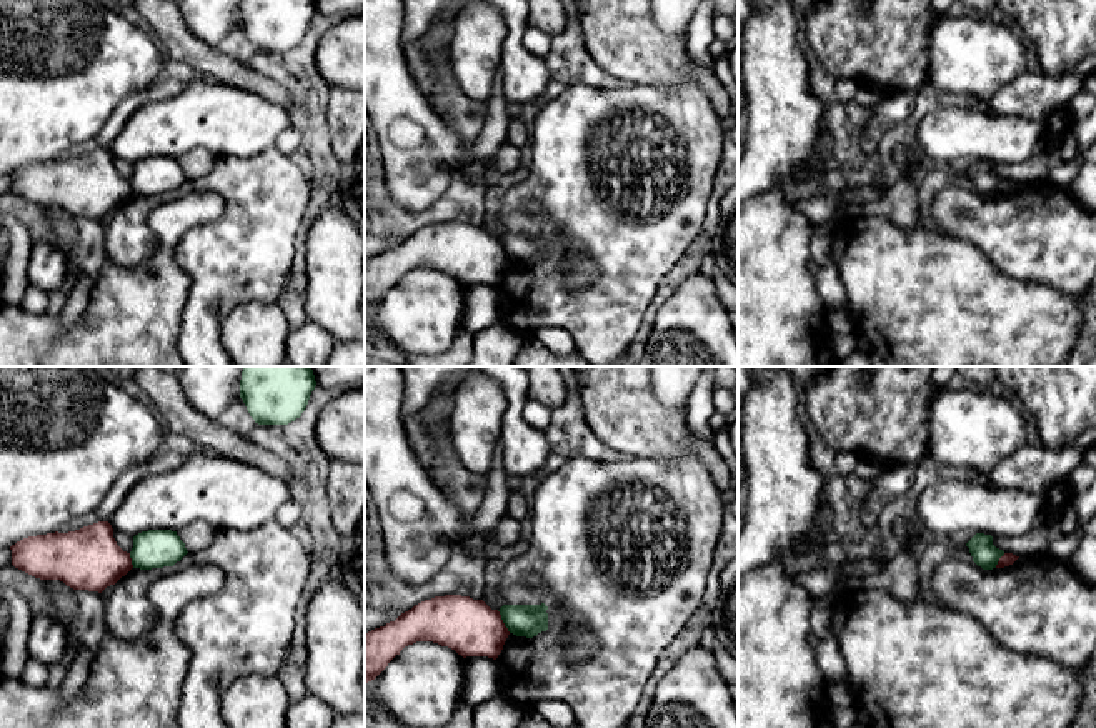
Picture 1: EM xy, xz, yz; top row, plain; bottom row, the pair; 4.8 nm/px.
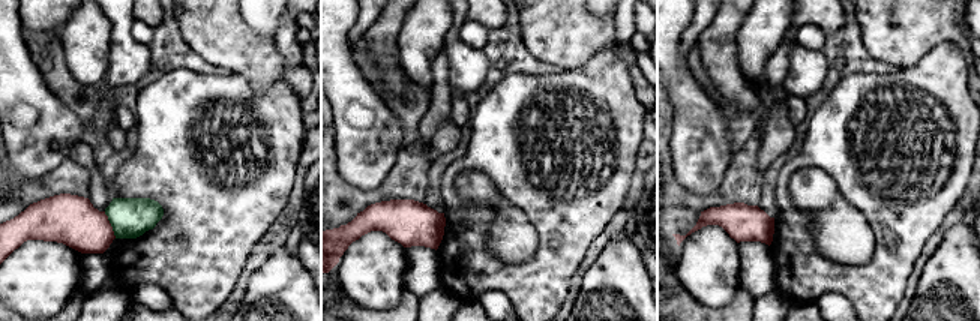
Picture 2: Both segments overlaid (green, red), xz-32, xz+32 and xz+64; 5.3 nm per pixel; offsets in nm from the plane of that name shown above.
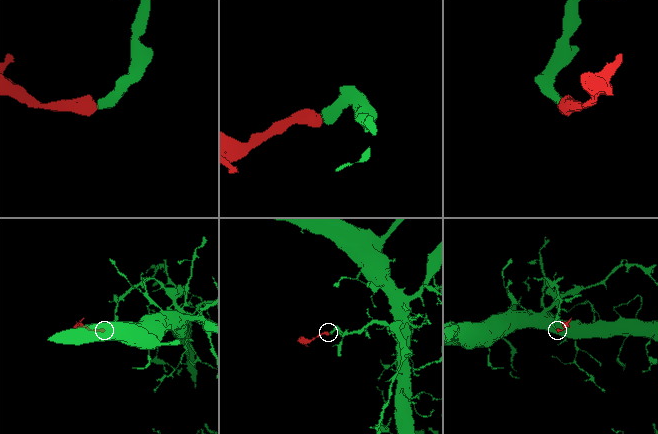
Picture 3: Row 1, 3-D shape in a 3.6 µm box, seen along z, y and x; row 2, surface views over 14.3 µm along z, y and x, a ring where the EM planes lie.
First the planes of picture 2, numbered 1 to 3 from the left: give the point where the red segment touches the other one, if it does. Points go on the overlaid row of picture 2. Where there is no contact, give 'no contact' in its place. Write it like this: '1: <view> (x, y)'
1: xz-32 (111, 225)
2: no contact
3: no contact

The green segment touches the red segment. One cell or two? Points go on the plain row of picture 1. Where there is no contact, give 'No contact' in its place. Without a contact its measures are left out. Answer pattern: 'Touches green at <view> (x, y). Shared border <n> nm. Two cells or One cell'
Touches green at xz (503, 249). Shared border 130 nm. Two cells

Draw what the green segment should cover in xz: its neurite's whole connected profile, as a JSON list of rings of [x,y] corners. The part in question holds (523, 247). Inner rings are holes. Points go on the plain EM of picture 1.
[[[503,232],[498,238],[510,260],[533,265],[548,257],[548,233],[541,232]]]

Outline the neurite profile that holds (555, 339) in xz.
[[[541,327],[530,335],[530,340],[540,342],[546,350],[558,357],[576,353],[573,337],[561,327]]]

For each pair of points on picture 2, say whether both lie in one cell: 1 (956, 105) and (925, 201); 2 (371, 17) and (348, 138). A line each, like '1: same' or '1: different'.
1: same
2: different

